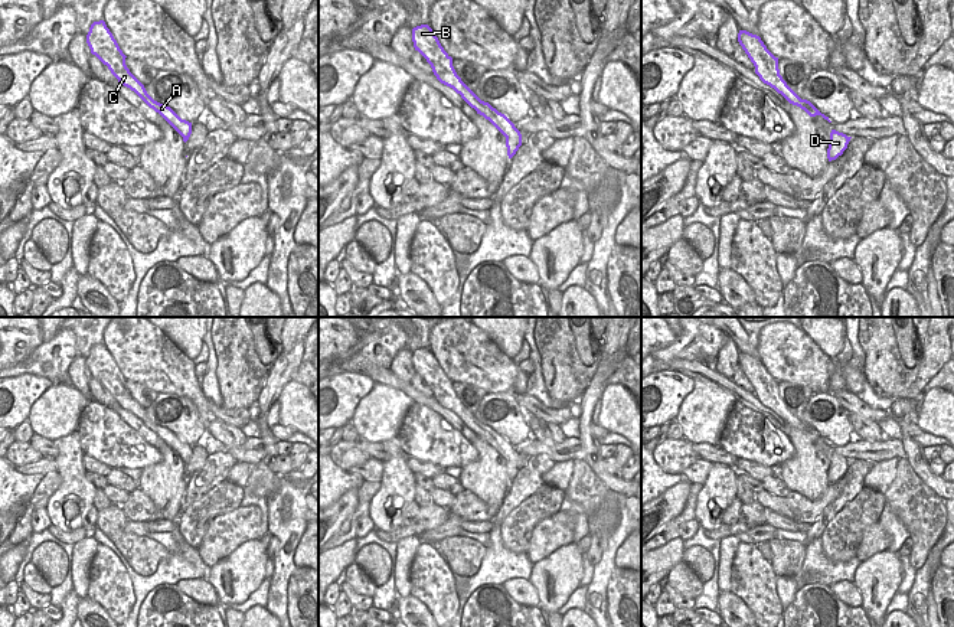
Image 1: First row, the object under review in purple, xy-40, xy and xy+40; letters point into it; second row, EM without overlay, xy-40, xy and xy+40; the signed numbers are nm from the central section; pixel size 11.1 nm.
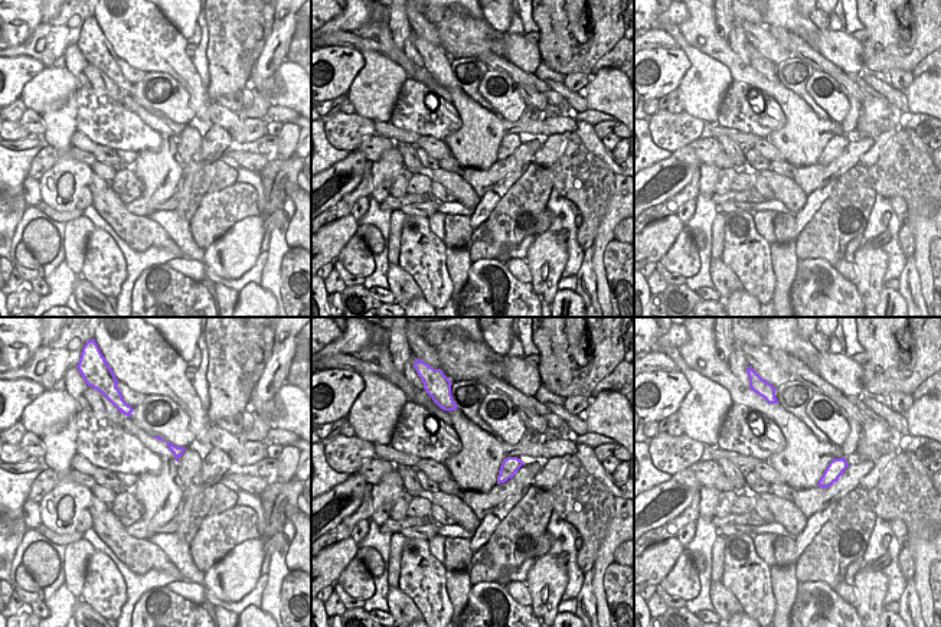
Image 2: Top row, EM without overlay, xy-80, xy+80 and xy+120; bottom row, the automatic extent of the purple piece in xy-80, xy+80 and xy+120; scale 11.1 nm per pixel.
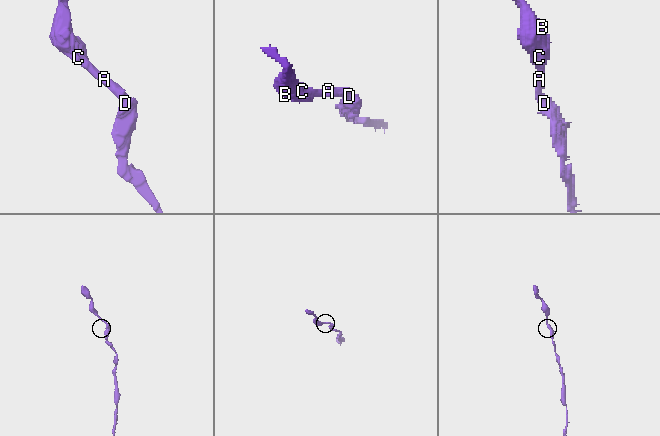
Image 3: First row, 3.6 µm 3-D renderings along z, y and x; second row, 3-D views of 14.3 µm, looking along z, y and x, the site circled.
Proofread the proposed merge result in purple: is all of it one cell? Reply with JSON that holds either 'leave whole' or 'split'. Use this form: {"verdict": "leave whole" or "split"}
{"verdict": "leave whole"}

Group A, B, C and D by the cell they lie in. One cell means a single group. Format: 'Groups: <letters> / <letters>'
Groups: A B C D.

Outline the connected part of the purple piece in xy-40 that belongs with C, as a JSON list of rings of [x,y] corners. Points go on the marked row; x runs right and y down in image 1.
[[[104,20],[91,25],[86,43],[91,53],[108,66],[121,85],[134,91],[150,108],[159,112],[183,137],[184,143],[189,140],[192,123],[182,120],[170,107],[154,101],[147,94],[144,85],[127,68],[127,56],[120,49]]]

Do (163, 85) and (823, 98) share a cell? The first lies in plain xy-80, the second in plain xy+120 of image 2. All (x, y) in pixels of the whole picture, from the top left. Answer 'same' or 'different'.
same

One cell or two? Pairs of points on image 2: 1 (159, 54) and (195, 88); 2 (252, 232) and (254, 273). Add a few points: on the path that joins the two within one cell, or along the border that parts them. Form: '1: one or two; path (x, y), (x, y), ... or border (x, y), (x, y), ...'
1: one; path (167, 59), (188, 79)
2: two; border (261, 252), (257, 261), (238, 277), (222, 278)

